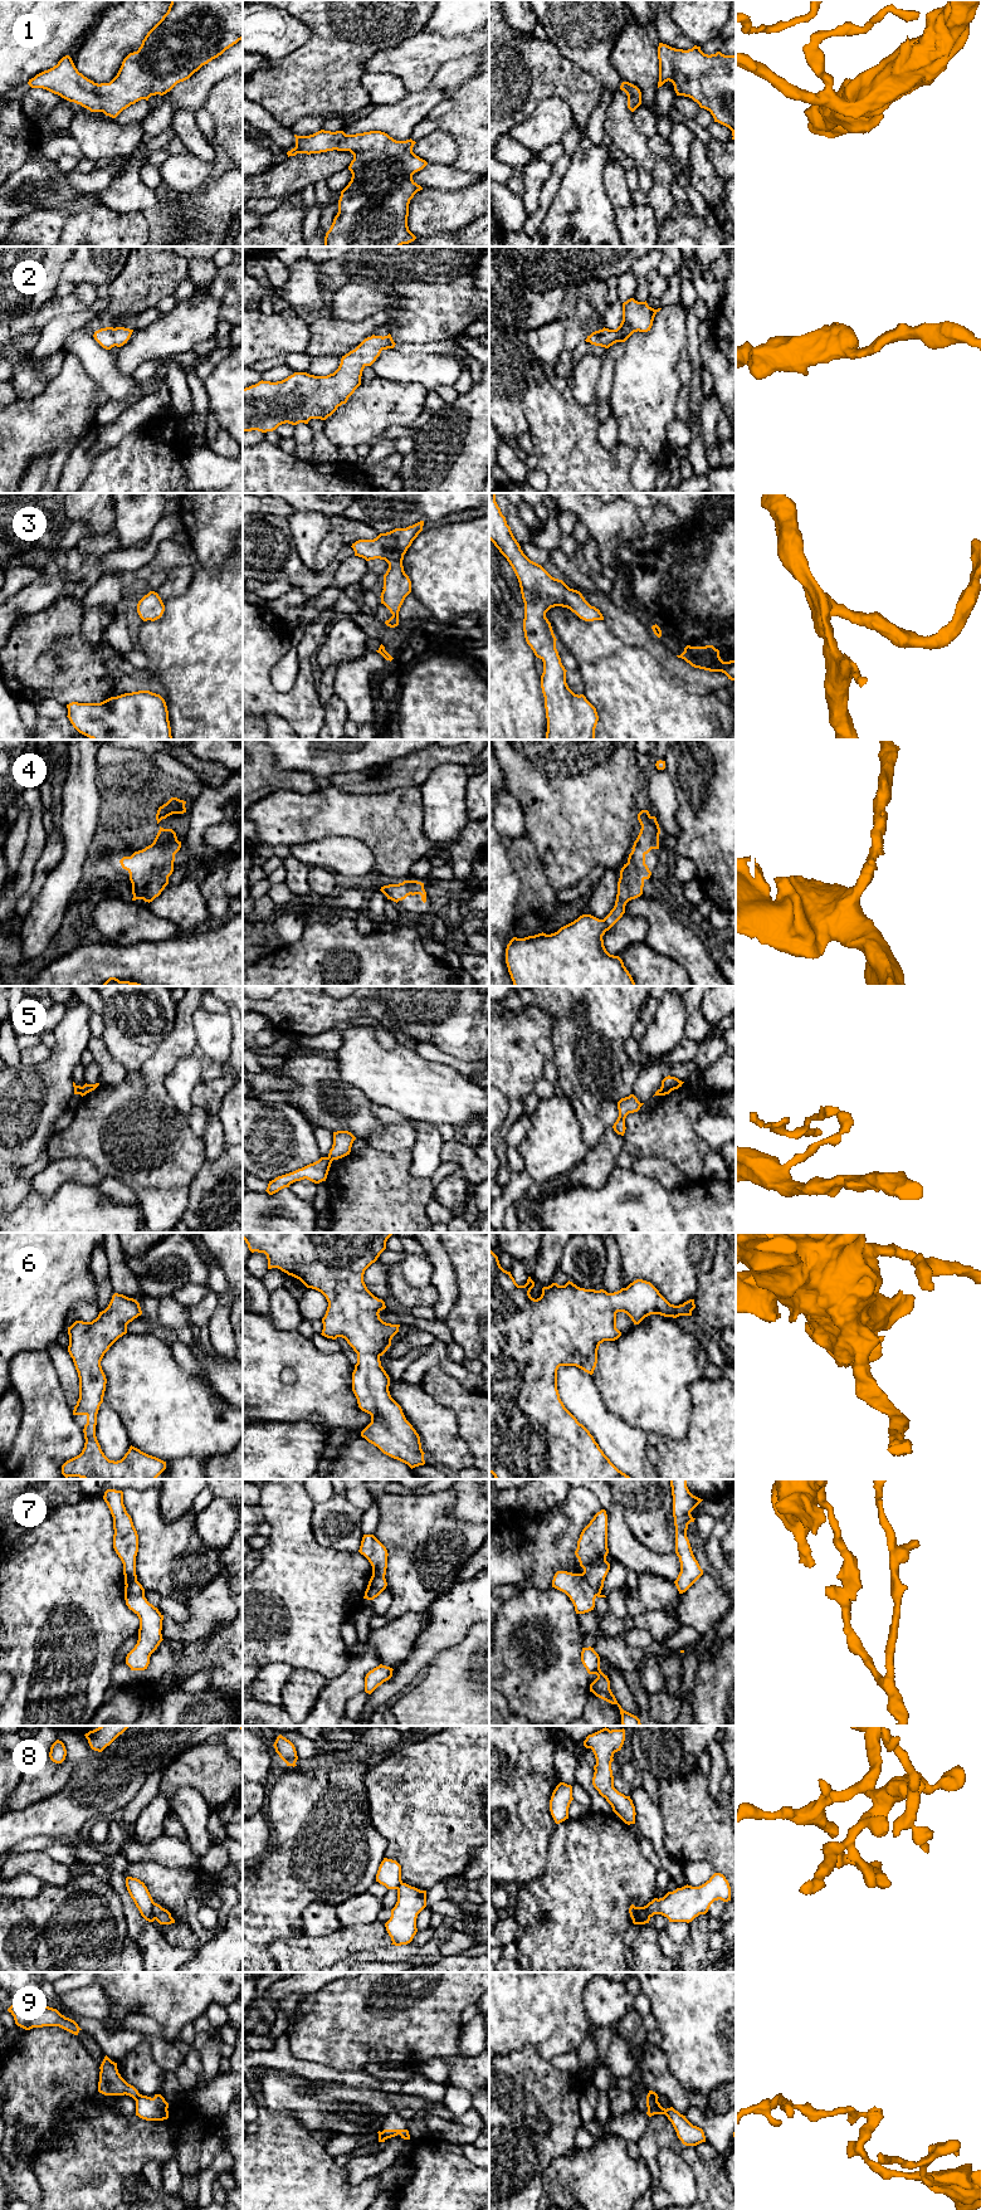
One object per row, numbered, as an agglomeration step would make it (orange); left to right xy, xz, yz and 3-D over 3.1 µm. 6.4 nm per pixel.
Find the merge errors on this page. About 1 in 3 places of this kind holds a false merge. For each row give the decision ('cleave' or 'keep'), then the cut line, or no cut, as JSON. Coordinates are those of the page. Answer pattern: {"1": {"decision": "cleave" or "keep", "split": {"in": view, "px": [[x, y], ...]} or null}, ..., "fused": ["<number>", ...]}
{"1": {"decision": "keep", "split": null}, "2": {"decision": "keep", "split": null}, "3": {"decision": "keep", "split": null}, "4": {"decision": "keep", "split": null}, "5": {"decision": "cleave", "split": {"in": "xz", "px": [[327, 1157], [332, 1160]]}}, "6": {"decision": "keep", "split": null}, "7": {"decision": "keep", "split": null}, "8": {"decision": "cleave", "split": {"in": "xy", "px": [[155, 1903], [154, 1918]]}}, "9": {"decision": "cleave", "split": {"in": "xy", "px": [[138, 2093], [135, 2099]]}}, "fused": ["5", "8", "9"]}

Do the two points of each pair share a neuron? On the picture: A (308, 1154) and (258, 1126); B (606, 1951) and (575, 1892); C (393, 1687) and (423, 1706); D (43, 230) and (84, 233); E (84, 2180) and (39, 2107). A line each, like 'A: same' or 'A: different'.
A: same
B: same
C: different
D: different
E: different

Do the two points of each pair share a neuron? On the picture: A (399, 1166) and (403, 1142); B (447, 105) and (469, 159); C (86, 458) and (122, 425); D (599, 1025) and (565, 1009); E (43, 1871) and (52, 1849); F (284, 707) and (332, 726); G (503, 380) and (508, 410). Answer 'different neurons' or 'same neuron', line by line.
A: different neurons
B: different neurons
C: same neuron
D: same neuron
E: different neurons
F: different neurons
G: same neuron

